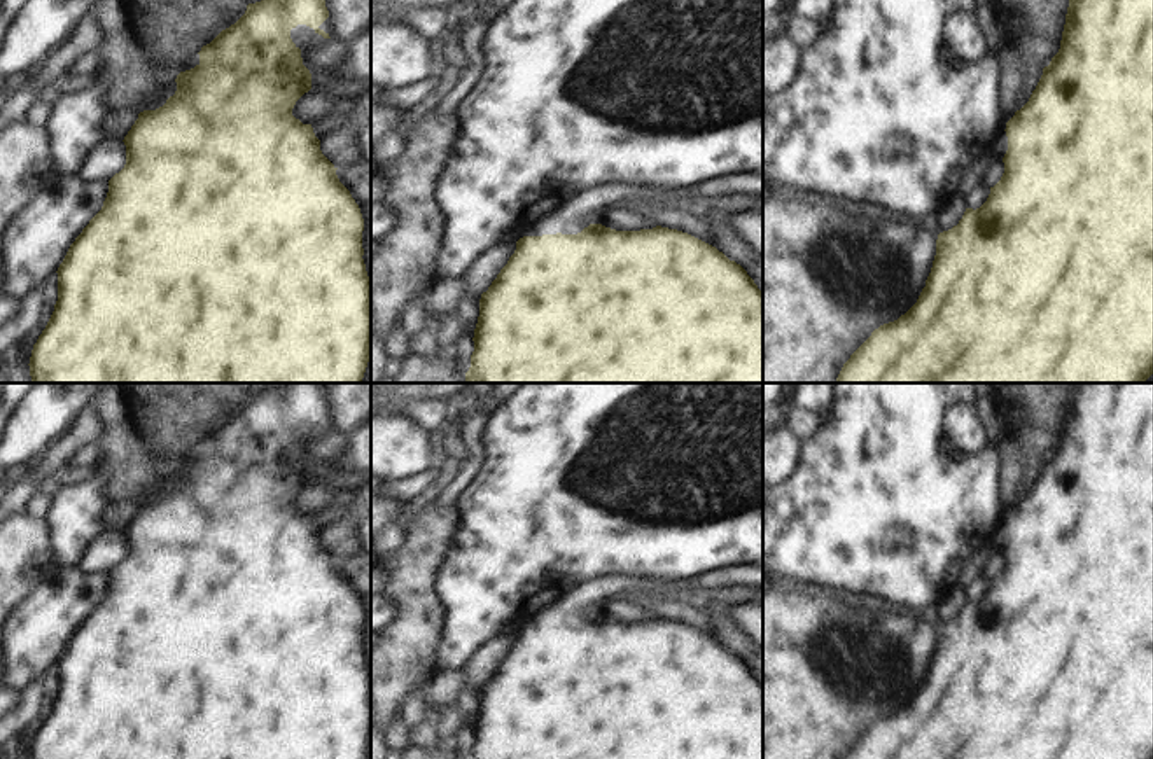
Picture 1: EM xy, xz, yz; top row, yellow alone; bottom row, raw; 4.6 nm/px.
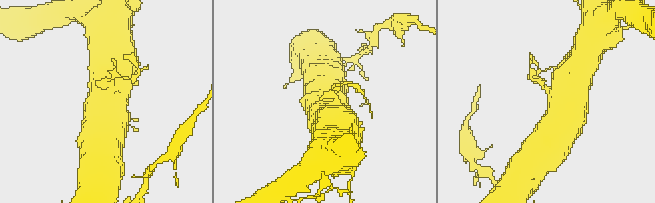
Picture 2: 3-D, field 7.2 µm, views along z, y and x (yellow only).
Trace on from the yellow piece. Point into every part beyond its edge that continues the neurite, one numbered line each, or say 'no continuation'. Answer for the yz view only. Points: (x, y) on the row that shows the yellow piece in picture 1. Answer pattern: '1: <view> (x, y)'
1: yz (999, 147)

